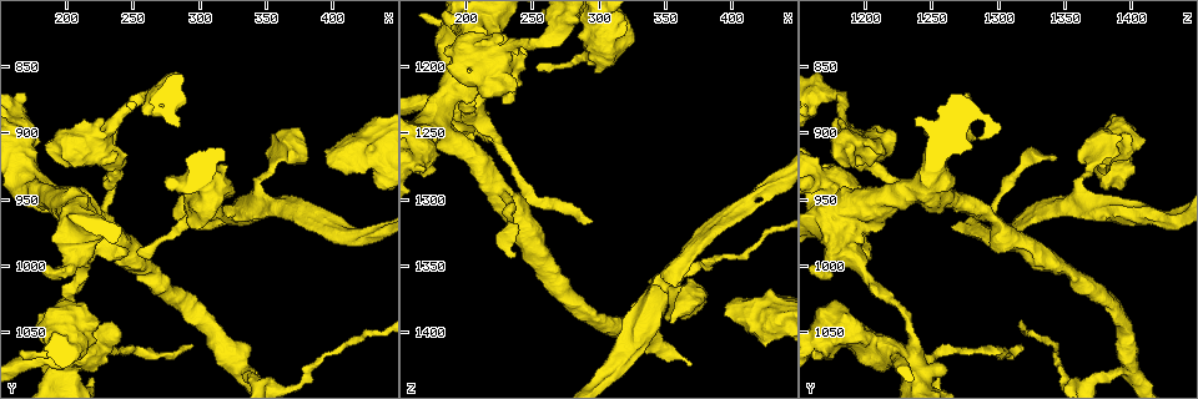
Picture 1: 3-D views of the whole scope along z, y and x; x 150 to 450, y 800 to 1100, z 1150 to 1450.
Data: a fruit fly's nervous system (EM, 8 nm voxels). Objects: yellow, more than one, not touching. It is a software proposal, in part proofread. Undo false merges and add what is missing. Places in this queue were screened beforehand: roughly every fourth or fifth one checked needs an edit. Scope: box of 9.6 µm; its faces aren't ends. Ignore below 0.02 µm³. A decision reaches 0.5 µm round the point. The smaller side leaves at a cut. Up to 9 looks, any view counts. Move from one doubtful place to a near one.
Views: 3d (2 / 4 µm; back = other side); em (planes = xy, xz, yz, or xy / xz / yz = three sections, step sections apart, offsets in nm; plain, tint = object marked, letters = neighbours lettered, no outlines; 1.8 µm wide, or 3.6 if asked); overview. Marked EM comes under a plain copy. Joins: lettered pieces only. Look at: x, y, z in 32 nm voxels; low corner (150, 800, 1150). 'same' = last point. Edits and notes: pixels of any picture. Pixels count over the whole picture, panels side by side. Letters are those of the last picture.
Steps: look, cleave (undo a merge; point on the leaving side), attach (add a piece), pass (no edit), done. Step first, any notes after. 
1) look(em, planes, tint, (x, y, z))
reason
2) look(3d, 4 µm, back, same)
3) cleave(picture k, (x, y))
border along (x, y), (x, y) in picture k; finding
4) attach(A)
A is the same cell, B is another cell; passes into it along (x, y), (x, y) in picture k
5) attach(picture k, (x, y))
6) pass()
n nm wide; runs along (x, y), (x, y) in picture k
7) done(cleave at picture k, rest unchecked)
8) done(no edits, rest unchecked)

look(em, 3.6 µm, yz, step 16, letters, (426, 912, 1388))
calibre changes

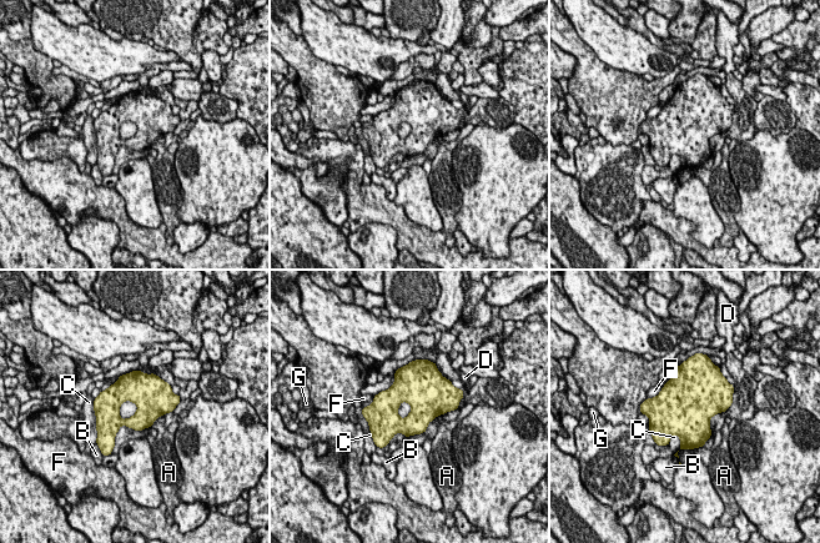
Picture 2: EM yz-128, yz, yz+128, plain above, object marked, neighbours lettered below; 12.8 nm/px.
look(em, 3.6 µm, planes, letters, same)
cut it another way

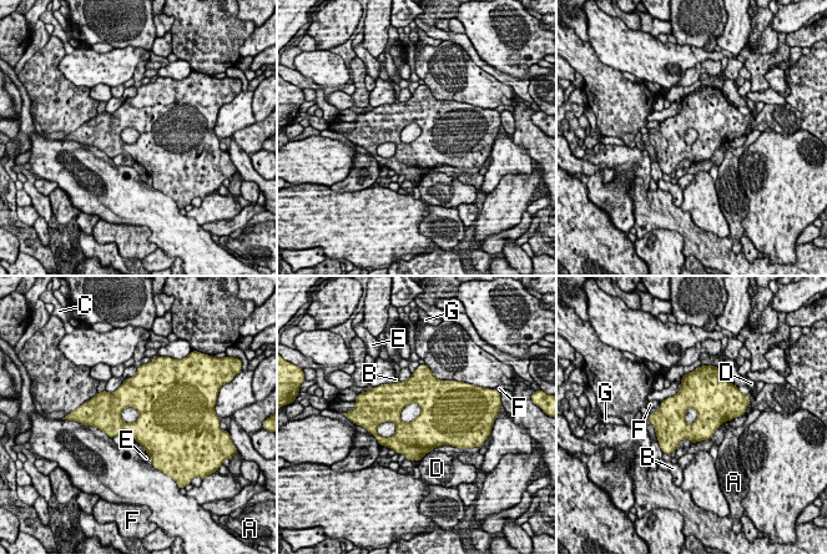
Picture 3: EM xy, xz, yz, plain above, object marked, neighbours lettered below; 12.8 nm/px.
pass()
300 nm wide; A, B, C, D, E, F and G are other cells; border along (412, 374), (399, 382) in picture 3; one cell here

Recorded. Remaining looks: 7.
look(3d, 4 µm, (366, 912, 1376))
thick turns thin

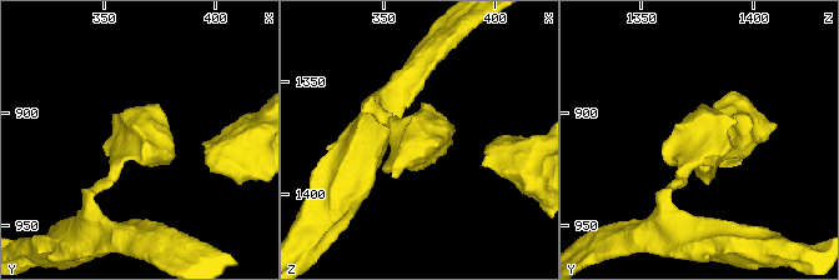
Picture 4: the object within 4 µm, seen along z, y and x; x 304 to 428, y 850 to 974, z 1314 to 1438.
look(em, planes, tint, (364, 914, 1375))

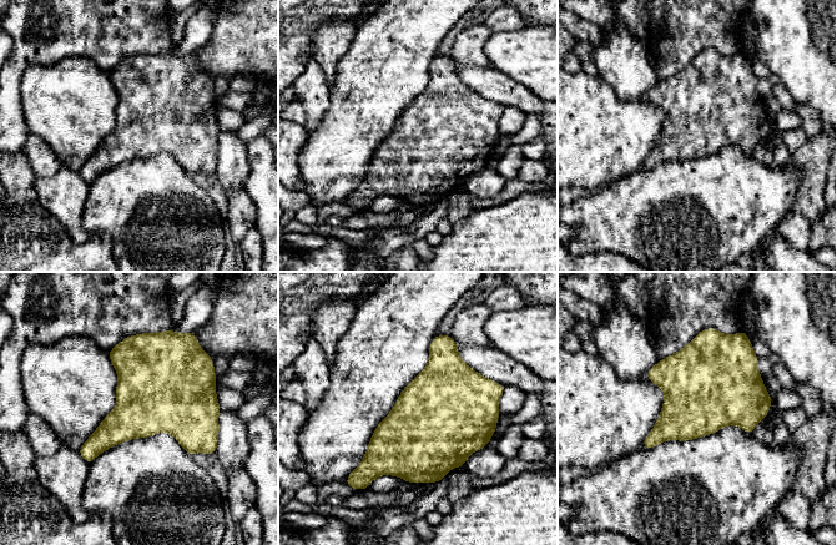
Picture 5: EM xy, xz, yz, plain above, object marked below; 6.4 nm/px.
look(em, planes, letters, same)
see the neighbours

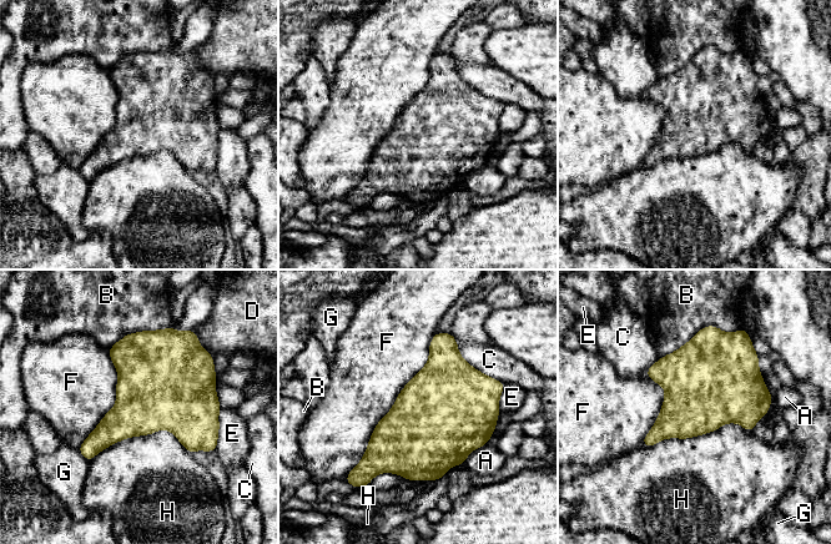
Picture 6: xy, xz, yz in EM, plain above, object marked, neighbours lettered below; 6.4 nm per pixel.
pass()
A, B, C, D, E, F, G and H are other cells; border along (437, 332), (353, 467) in picture 6; one cell here

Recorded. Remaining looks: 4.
look(em, planes, letters, (236, 892, 1180))
calibre changes

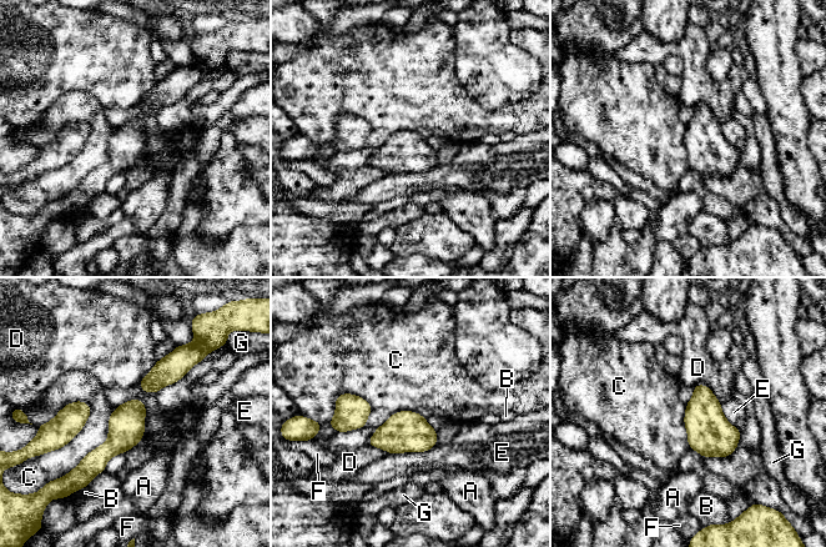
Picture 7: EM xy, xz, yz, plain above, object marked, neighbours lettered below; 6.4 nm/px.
pass()
A, B, C, D, E, F and G are other cells; border along (85, 401), (82, 428), (51, 451) in picture 7; all the same cell

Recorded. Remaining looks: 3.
look(3d, 4 µm, (202, 1064, 1238))
calibre changes

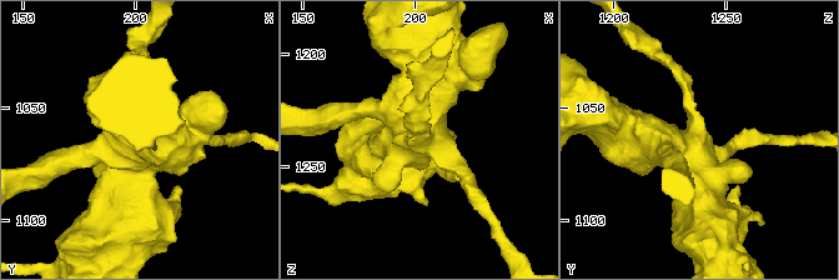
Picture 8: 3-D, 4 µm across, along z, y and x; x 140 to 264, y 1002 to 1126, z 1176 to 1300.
look(em, 3.6 µm, planes, letters, (203, 1063, 1235))
shape alone is not enough

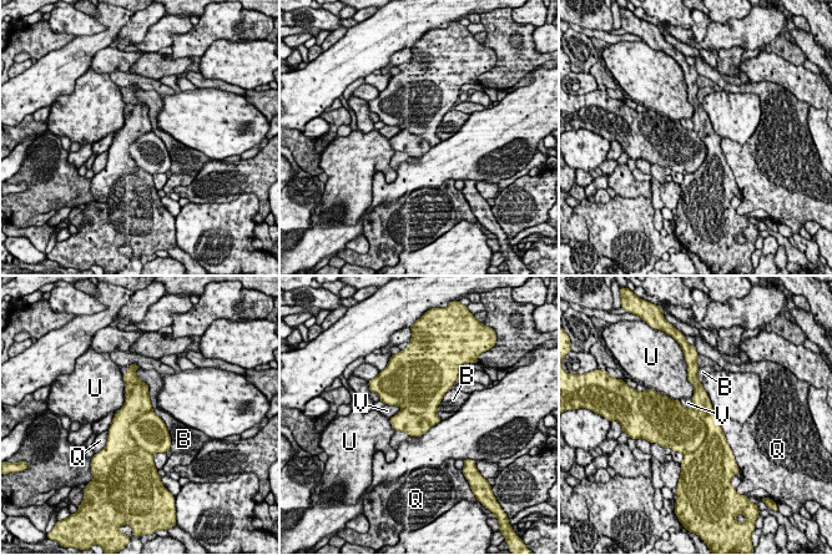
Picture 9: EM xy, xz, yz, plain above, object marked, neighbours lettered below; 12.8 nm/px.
cleave(picture 9, (147, 430))
B, Q, U and V are other cells; border along (151, 409), (130, 435), (152, 454) in picture 9; a second cell is stuck on

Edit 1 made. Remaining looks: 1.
done(cleave at picture 9, rest unchecked)

